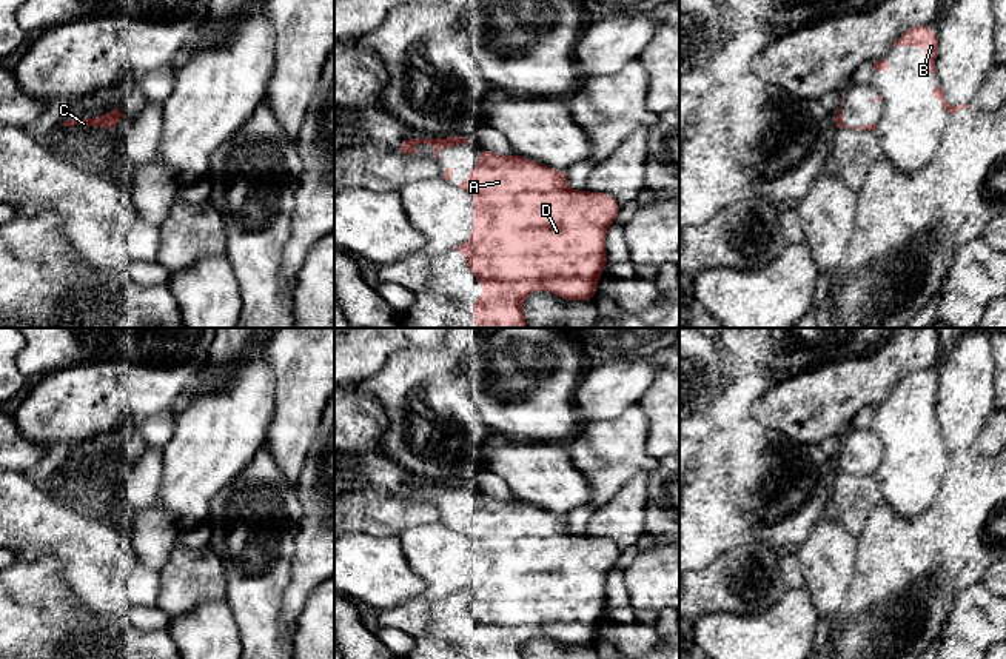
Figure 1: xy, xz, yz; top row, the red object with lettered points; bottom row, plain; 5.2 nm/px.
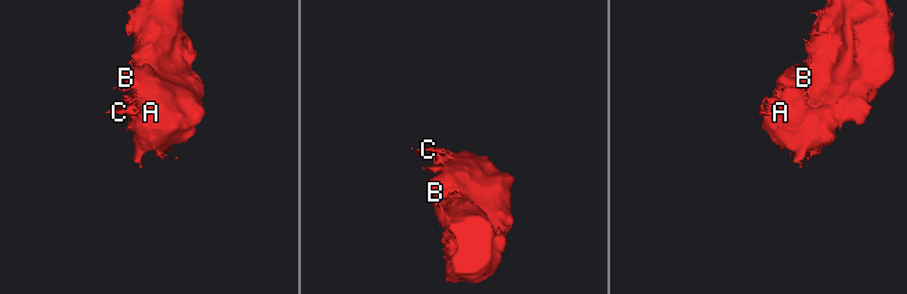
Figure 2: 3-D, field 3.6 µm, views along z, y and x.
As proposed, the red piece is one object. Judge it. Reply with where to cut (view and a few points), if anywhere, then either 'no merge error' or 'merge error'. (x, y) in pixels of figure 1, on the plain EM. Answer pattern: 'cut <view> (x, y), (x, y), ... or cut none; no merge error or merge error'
cut none; no merge error

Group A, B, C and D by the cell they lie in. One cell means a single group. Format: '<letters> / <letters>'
A B C D

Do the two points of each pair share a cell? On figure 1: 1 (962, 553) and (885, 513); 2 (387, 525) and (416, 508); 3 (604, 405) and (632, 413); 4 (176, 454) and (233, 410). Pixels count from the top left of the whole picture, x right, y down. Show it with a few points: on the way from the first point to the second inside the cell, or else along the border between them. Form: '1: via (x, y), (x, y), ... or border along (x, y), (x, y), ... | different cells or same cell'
1: via (943, 551), (923, 551), (903, 531) | same cell
2: via (395, 518), (398, 515), (409, 515) | same cell
3: border along (637, 402), (632, 402), (613, 418), (590, 422) | different cells
4: via (190, 453), (219, 424) | same cell

